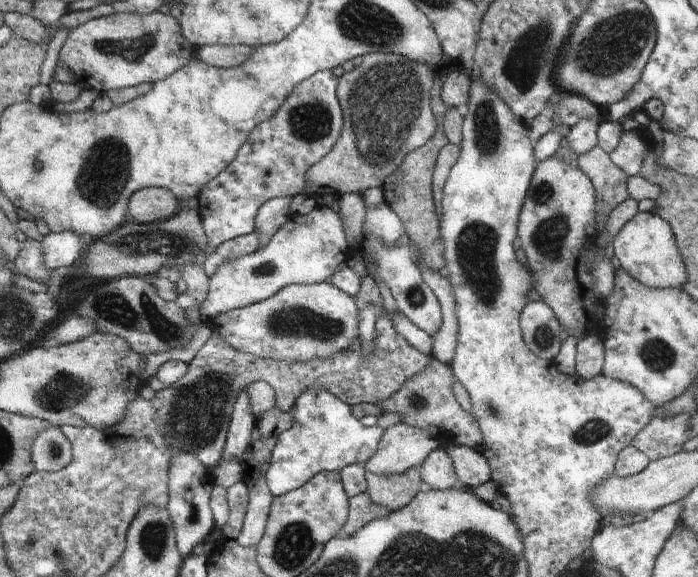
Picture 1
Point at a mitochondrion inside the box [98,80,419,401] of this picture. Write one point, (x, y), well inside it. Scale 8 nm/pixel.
(179, 241)

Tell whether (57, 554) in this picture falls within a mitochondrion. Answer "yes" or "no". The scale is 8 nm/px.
yes

